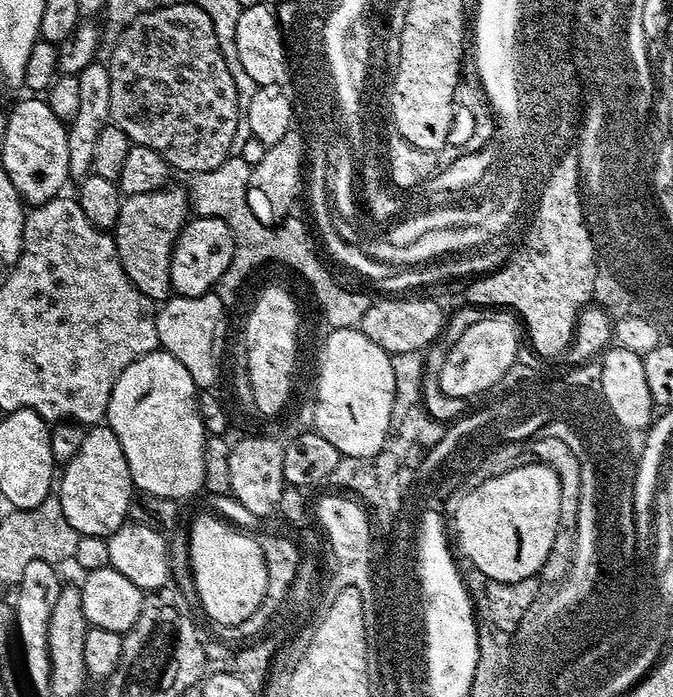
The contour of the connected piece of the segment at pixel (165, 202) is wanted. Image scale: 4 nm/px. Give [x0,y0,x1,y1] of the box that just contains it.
[112,187,190,302]

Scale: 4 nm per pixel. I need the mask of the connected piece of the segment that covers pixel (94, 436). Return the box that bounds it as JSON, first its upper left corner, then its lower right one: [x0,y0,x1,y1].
[58,426,134,538]

